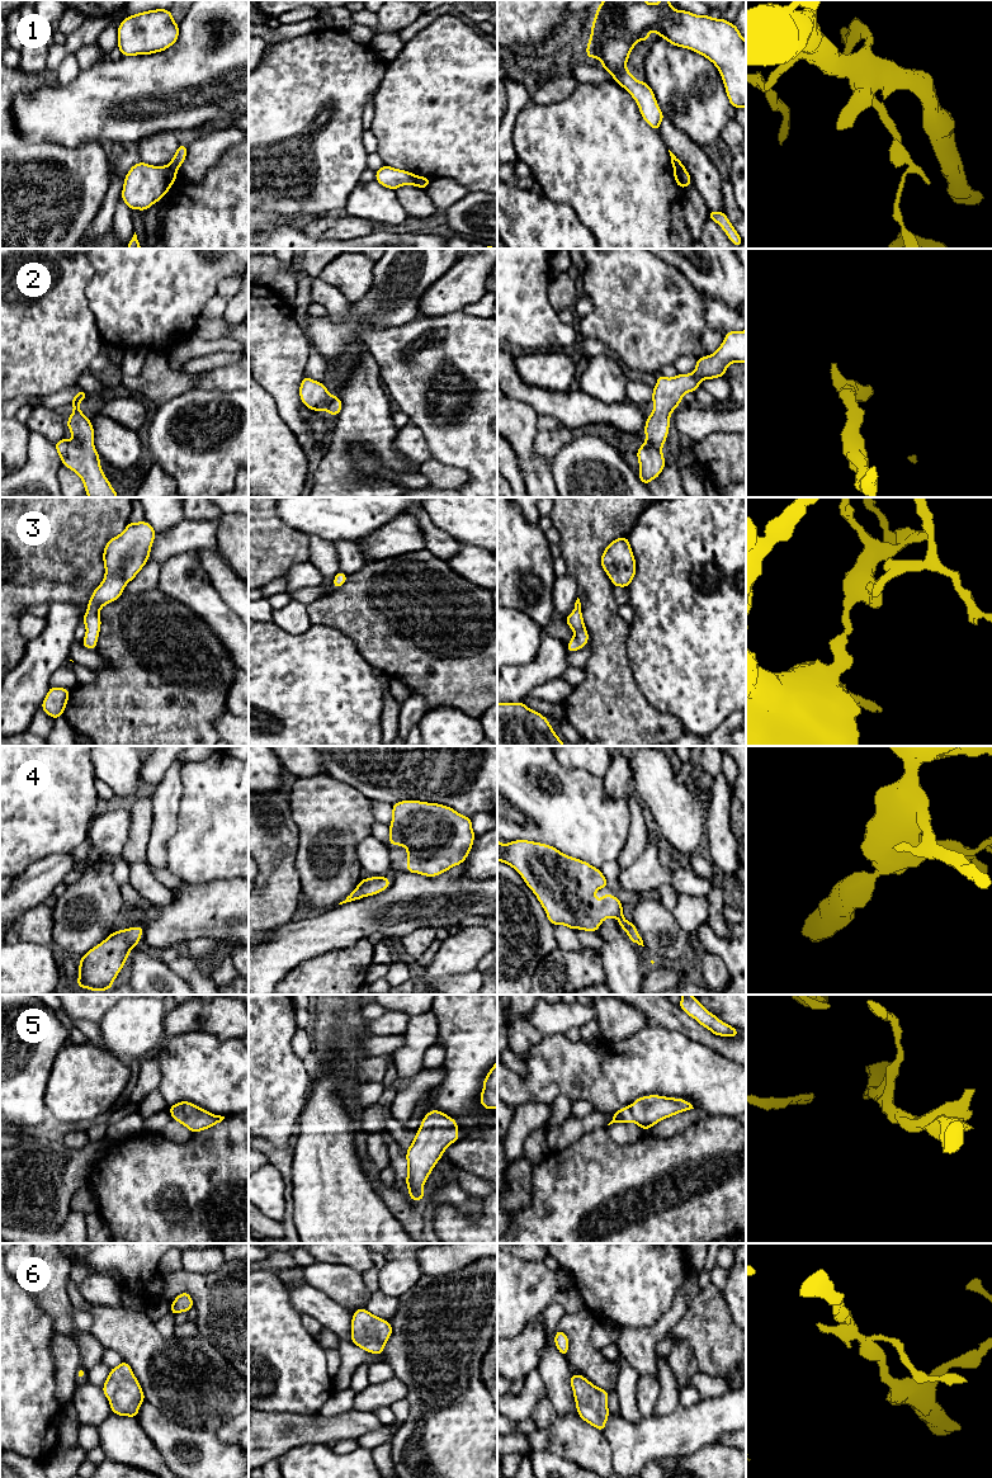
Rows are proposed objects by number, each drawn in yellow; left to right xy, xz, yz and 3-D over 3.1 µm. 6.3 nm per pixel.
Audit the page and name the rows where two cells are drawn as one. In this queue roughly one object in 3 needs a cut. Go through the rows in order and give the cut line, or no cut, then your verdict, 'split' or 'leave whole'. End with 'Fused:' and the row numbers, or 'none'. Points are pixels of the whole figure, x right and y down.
1: cut xz (416, 176), (417, 185); split
2: cut none; leave whole
3: cut none; leave whole
4: cut none; leave whole
5: cut none; leave whole
6: cut none; leave whole
Fused: 1

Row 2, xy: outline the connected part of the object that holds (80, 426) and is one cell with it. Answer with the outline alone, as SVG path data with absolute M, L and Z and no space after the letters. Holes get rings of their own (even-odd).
M79 391L72 397L74 412L66 425L75 439L62 438L55 443L55 448L61 457L62 466L72 469L82 480L85 494L89 497L118 497L101 469L99 453L93 444L94 428L91 420L77 407L86 397L85 391Z

